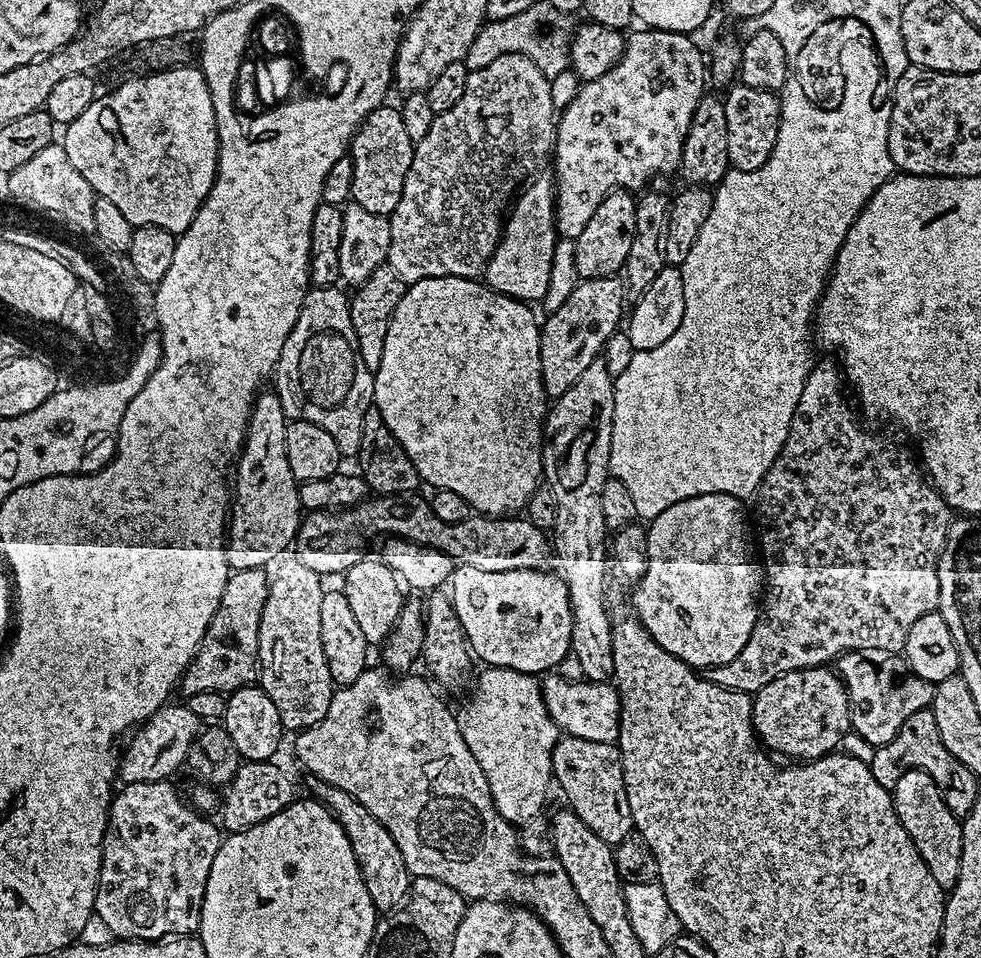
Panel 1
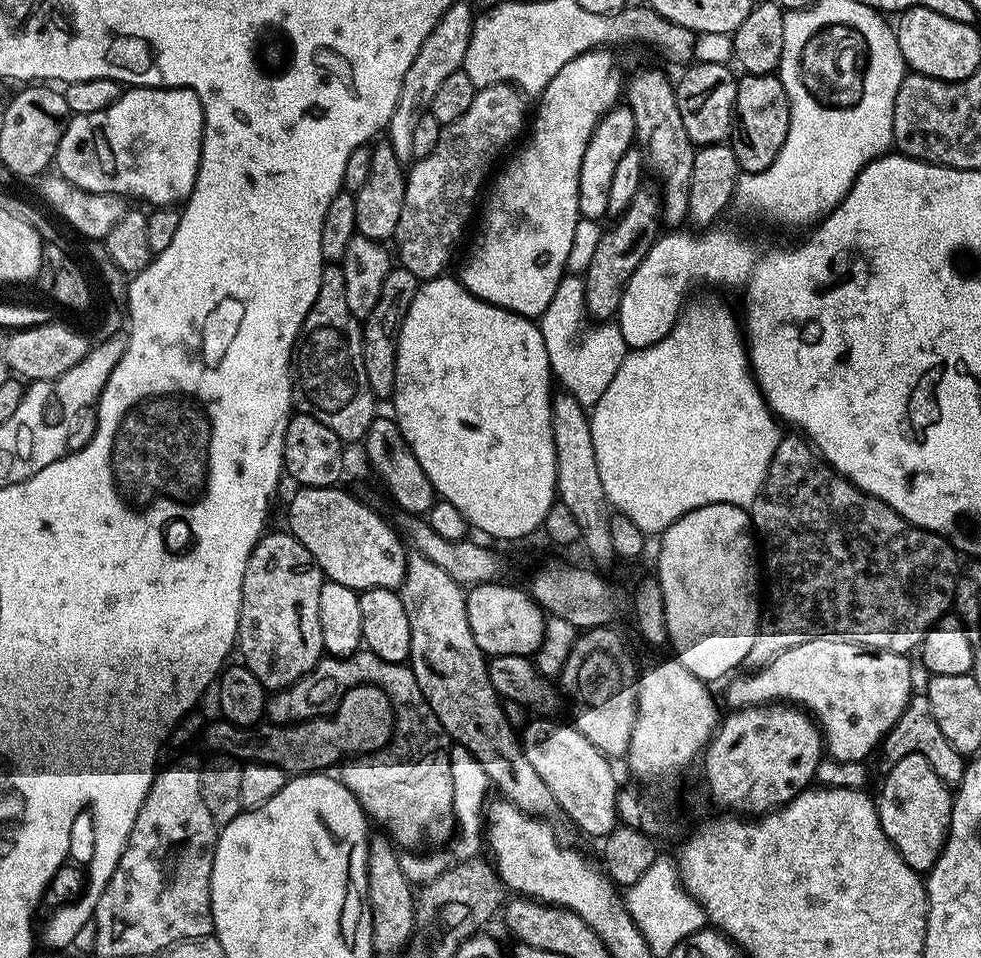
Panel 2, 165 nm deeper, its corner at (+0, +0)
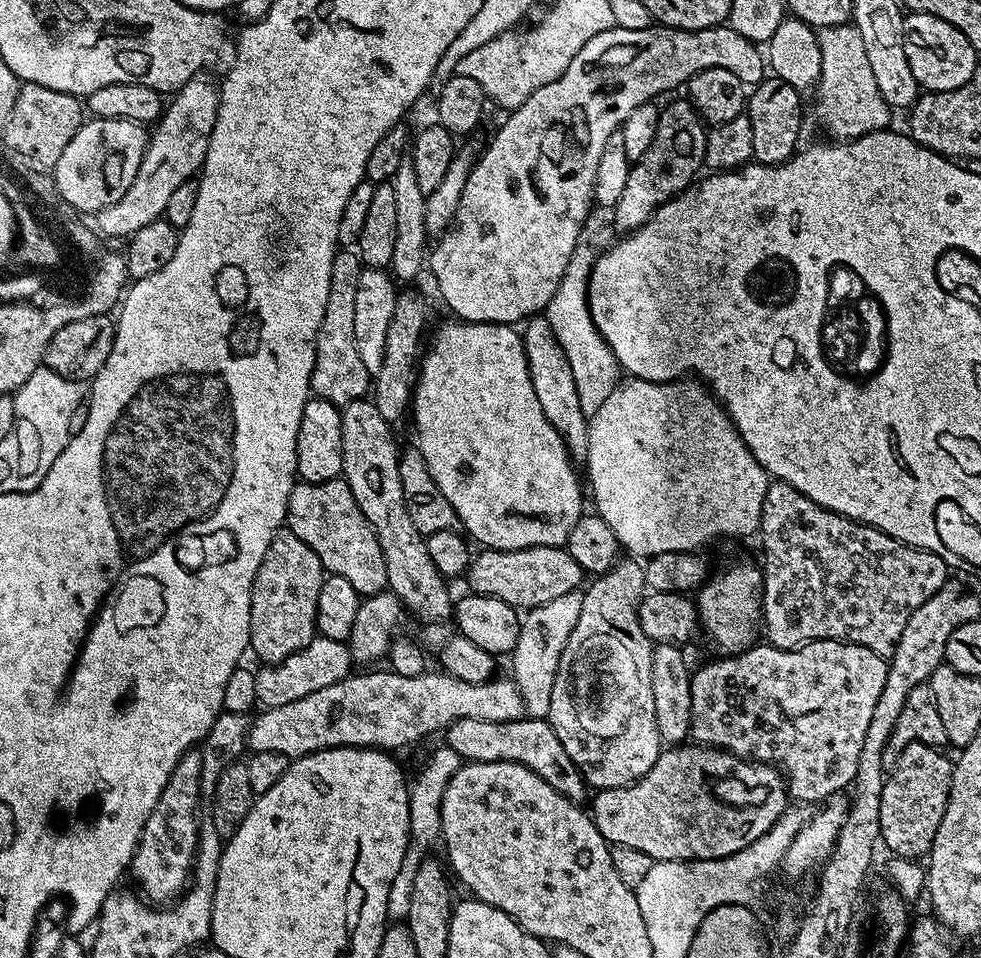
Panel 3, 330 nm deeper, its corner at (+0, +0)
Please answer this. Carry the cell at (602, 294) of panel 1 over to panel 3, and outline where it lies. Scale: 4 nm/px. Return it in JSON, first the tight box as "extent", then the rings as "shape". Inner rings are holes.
{"extent":[611,98,706,234],"shape":[[[681,98],[673,104],[663,105],[658,126],[654,130],[654,142],[650,142],[646,154],[642,154],[642,158],[635,160],[628,169],[622,198],[618,198],[613,208],[611,227],[620,234],[631,234],[641,228],[657,208],[679,196],[697,179],[696,171],[704,164],[705,146],[706,125],[687,99]]]}

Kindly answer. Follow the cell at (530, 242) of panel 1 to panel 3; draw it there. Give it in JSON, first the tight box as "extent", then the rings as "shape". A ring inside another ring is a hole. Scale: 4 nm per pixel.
{"extent":[430,26,766,325],"shape":[[[614,26],[610,30],[602,30],[602,34],[594,34],[578,54],[574,54],[574,62],[566,66],[566,70],[554,82],[542,86],[542,90],[534,90],[522,106],[511,109],[504,120],[504,125],[492,136],[488,149],[479,153],[478,159],[472,165],[472,172],[466,178],[466,186],[460,195],[458,210],[452,219],[452,227],[435,241],[436,249],[430,252],[430,268],[432,264],[432,276],[436,279],[436,288],[440,291],[442,299],[448,303],[448,308],[453,312],[455,319],[470,324],[511,324],[519,325],[529,318],[539,316],[545,311],[554,298],[554,290],[558,290],[558,282],[562,282],[562,274],[566,271],[566,262],[570,262],[570,254],[574,254],[574,246],[581,243],[581,232],[587,220],[587,214],[594,207],[592,191],[598,174],[598,158],[602,158],[602,149],[606,147],[606,138],[610,134],[619,132],[620,125],[626,122],[626,118],[638,106],[655,101],[655,96],[668,92],[671,88],[687,85],[688,79],[702,70],[721,68],[730,70],[730,74],[738,74],[745,86],[755,86],[765,79],[766,60],[761,49],[750,43],[742,34],[738,34],[733,28],[717,26],[714,28],[693,28],[681,30],[667,26],[651,26],[646,29],[628,30]]]}

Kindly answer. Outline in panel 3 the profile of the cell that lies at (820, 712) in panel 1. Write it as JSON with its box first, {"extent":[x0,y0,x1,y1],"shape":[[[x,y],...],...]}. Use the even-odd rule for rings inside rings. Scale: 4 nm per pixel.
{"extent":[590,742,790,862],"shape":[[[695,742],[661,751],[644,776],[633,784],[602,788],[595,793],[590,807],[594,826],[609,845],[634,846],[653,862],[657,860],[717,860],[734,854],[754,842],[777,822],[790,803],[785,781],[773,765],[745,760],[722,748],[701,746]]]}

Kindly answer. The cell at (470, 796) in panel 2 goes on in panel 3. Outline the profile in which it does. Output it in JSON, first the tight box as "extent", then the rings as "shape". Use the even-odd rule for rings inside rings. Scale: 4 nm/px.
{"extent":[386,745,462,922],"shape":[[[441,745],[436,749],[430,760],[423,766],[417,774],[416,780],[413,779],[409,787],[408,801],[410,802],[410,826],[409,832],[410,846],[407,856],[398,874],[392,879],[392,886],[388,891],[387,914],[386,918],[392,922],[405,921],[410,904],[412,884],[419,862],[423,859],[422,851],[428,849],[434,842],[437,843],[440,833],[440,814],[439,805],[443,787],[448,780],[456,773],[462,763],[460,755],[456,751],[450,750],[447,745]]]}

